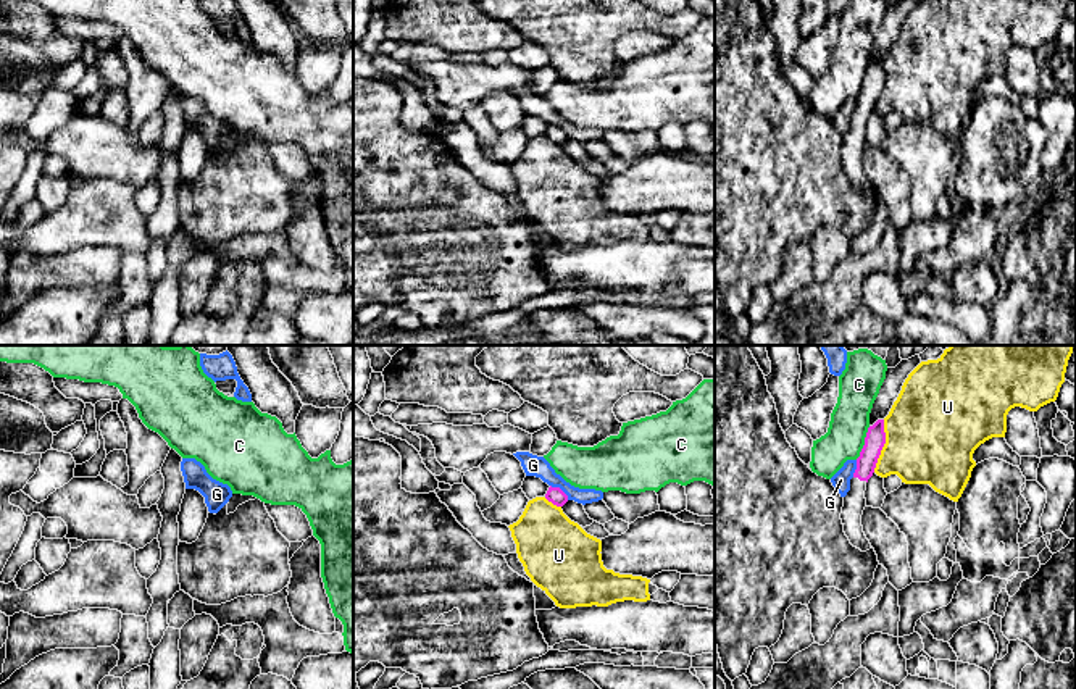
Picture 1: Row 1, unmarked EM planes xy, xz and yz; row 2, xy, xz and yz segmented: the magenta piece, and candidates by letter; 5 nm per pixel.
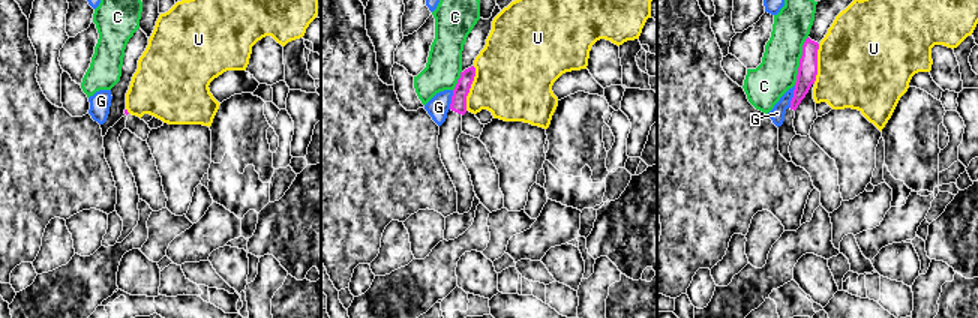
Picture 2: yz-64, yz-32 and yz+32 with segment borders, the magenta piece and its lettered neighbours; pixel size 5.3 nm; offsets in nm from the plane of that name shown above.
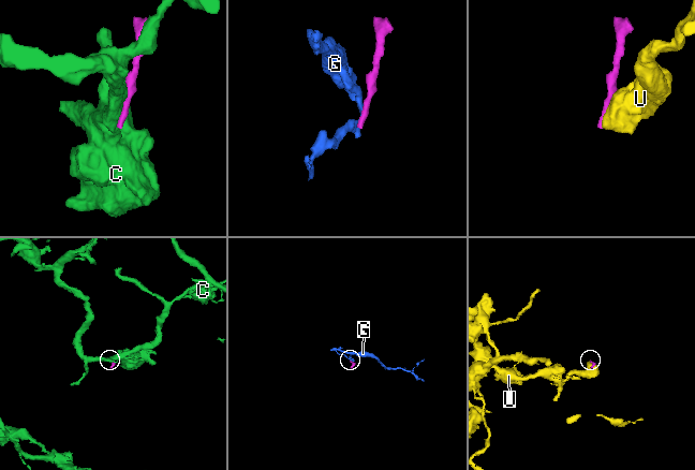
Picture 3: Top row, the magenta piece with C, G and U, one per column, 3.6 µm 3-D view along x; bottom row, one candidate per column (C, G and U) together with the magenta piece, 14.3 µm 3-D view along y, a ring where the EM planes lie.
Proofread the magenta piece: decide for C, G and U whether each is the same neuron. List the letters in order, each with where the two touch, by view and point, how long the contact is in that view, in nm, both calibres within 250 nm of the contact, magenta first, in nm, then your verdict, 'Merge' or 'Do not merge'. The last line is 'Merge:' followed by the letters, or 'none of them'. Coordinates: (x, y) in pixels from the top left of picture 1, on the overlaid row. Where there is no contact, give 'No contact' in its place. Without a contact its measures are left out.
C: Touches magenta at yz (865, 442). Shared border 180 nm. Thickness 100 nm (magenta) against 190 nm. Do not merge
G: Touches magenta at xz (560, 489). Shared border 120 nm. Thickness 80 nm (magenta) against 110 nm. Do not merge
U: Touches magenta at yz (883, 446). Shared border 280 nm. Thickness 100 nm (magenta) against 460 nm. Do not merge
Merge: none of them

